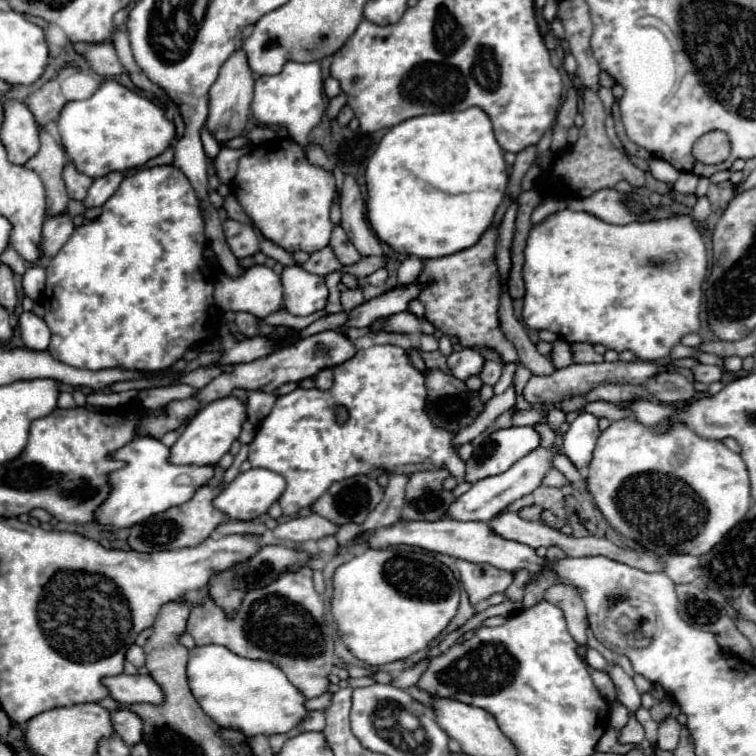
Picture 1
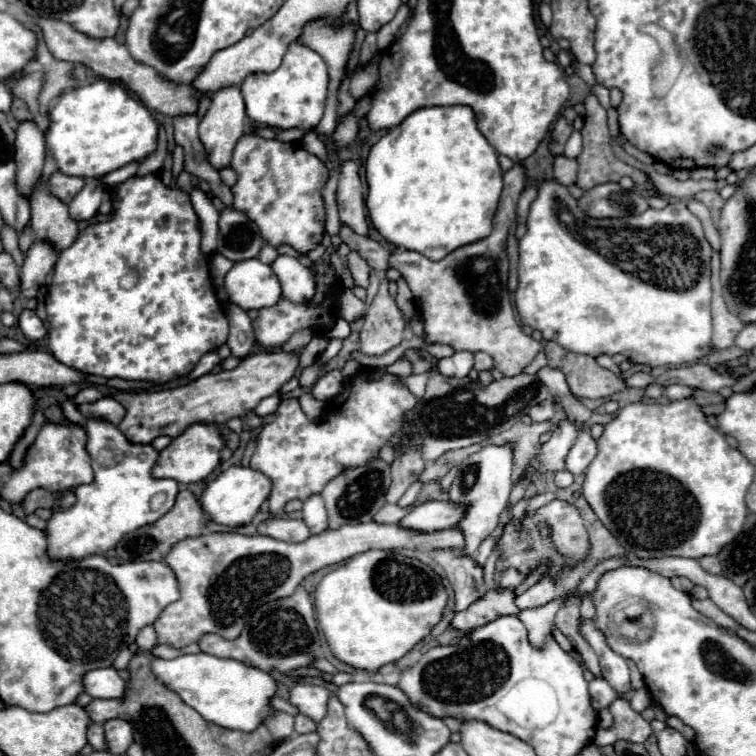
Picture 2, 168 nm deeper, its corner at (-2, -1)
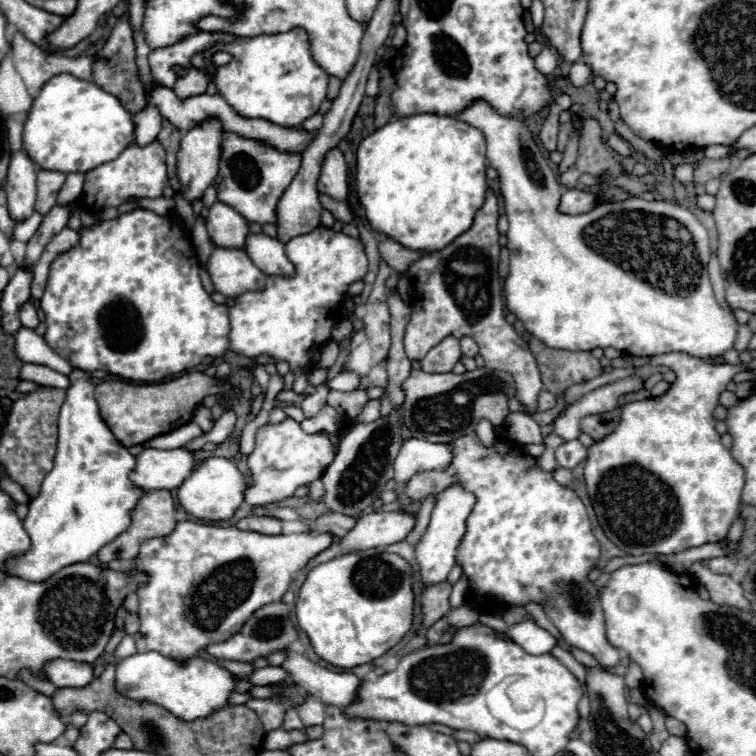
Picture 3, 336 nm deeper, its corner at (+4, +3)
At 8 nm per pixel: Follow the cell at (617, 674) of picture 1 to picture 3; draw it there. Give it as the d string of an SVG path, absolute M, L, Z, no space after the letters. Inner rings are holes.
M461 436L451 442L451 446L455 450L451 466L445 472L423 472L413 476L407 484L407 494L411 500L425 500L427 494L439 494L455 482L475 492L477 504L467 518L467 532L457 554L457 562L463 566L463 576L471 580L471 590L475 594L487 594L491 604L523 606L527 602L539 602L567 644L589 652L605 668L617 666L621 660L619 650L605 638L599 592L587 578L599 558L599 544L591 532L587 510L579 496L555 482L551 472L543 472L537 466L537 458L529 454L499 456L495 446L485 448L477 436Z

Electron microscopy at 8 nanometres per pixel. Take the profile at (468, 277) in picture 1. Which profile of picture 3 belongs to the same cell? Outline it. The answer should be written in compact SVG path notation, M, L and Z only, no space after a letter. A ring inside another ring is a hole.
M491 190L467 232L443 250L421 256L417 264L407 268L405 276L413 282L417 302L411 302L413 314L405 332L405 352L409 360L421 360L433 346L445 340L445 336L457 336L459 340L463 336L471 336L479 344L479 354L483 356L485 366L513 374L517 384L517 400L523 402L529 412L535 412L537 394L543 390L543 382L535 356L529 352L529 344L511 324L507 324L503 314L503 296L497 272L501 252L497 220L499 202L497 194Z

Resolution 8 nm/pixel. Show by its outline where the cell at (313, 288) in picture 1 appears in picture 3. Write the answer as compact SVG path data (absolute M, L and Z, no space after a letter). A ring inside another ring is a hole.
M249 234L245 252L267 276L293 276L293 264L285 256L285 246L265 234Z

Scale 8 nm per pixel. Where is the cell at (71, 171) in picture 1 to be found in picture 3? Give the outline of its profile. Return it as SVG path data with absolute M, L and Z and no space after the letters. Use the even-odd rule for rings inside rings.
M39 170L37 172L37 202L35 210L39 214L49 212L57 204L57 194L61 186L65 184L67 174L63 172L51 172L51 170Z

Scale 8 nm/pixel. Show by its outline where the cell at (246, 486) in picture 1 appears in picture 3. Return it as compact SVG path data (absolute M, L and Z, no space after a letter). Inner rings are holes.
M213 456L213 458L203 460L201 464L197 464L197 468L191 472L191 476L179 486L177 500L195 518L221 522L221 520L229 520L235 514L235 510L243 504L245 488L247 488L247 480L241 474L241 470L237 468L237 462Z

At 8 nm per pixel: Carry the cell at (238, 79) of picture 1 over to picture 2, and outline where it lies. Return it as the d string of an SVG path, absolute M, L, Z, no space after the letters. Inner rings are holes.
M223 88L223 92L215 92L213 94L213 102L207 110L207 114L203 116L201 124L199 124L199 140L207 152L207 160L215 170L227 168L231 162L231 154L233 148L239 140L239 136L245 134L245 104L243 104L243 96L239 92L239 88Z

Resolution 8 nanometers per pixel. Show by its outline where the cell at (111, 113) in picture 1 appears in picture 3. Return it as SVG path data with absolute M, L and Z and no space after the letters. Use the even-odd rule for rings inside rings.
M71 74L51 78L33 100L23 130L23 148L43 170L89 172L109 160L115 160L135 142L133 114L95 82L79 80Z

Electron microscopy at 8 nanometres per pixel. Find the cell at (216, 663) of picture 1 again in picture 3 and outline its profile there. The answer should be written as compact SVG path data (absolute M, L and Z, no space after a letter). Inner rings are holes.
M159 652L133 654L117 662L117 690L135 700L149 700L167 708L181 720L207 718L213 712L229 704L231 692L235 692L237 678L213 660L193 656L189 660L173 660Z

